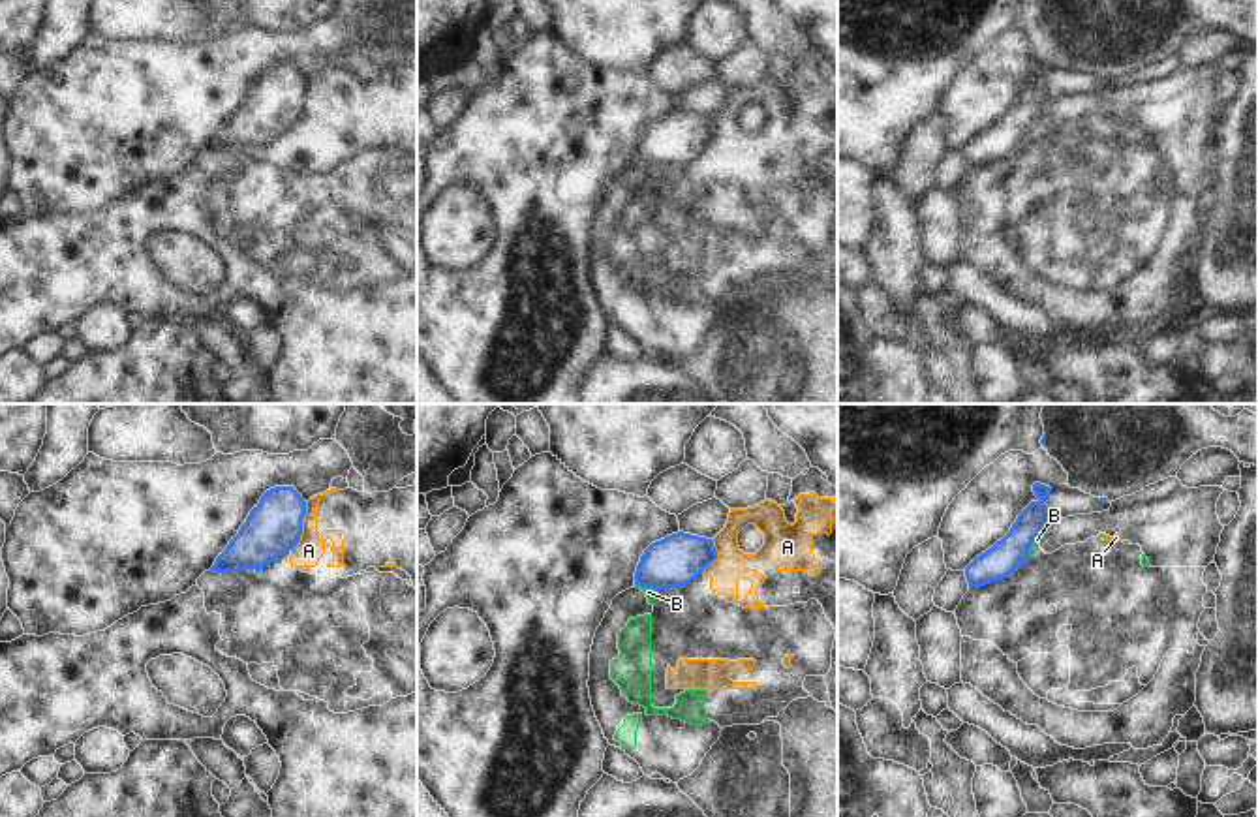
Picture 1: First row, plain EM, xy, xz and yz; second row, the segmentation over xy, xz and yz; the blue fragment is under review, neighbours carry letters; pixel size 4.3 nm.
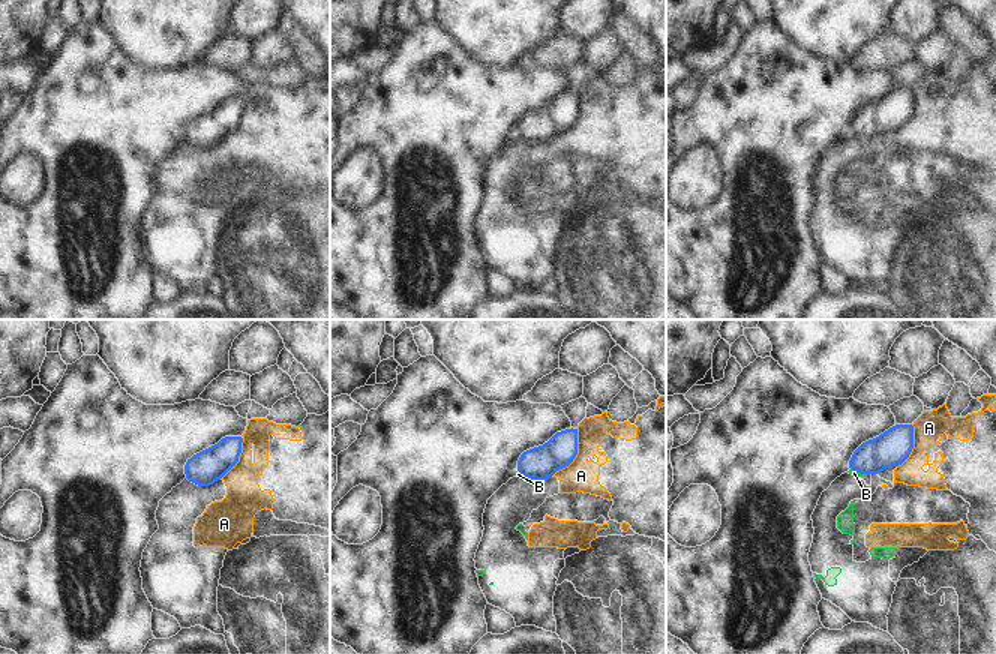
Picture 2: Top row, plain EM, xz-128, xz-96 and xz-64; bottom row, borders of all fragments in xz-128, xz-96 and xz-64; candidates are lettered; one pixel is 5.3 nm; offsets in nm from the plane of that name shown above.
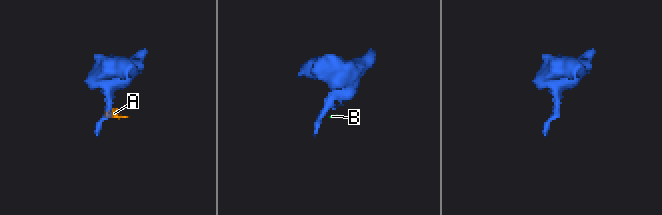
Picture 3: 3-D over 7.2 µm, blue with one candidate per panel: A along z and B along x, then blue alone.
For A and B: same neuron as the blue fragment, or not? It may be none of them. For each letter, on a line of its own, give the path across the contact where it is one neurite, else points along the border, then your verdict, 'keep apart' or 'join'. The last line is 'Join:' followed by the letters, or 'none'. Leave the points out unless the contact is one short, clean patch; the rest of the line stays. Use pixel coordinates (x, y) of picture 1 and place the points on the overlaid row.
A: keep apart
B: border along xz (635, 583), (652, 588); keep apart
Join: none

